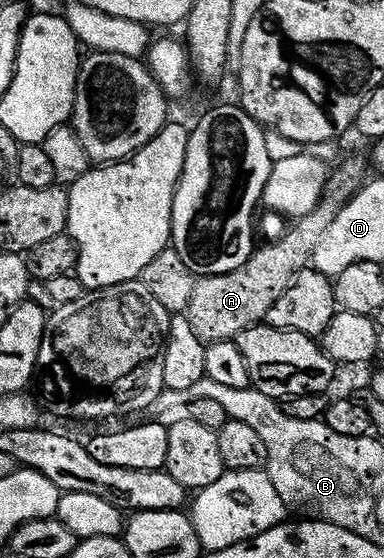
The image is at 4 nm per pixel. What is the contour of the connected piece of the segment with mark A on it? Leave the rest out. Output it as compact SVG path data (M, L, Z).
M350 156L335 172L333 169L329 173L326 191L319 204L308 214L297 217L291 223L294 225L279 240L274 240L263 248L262 245L255 247L246 262L236 270L228 270L228 274L212 274L195 279L192 299L184 314L188 322L192 322L192 330L196 330L196 338L200 338L205 345L221 340L234 340L240 330L248 330L248 326L265 321L268 306L272 306L272 302L276 302L276 298L280 298L280 294L288 290L298 271L310 264L324 230L332 226L332 218L336 218L342 205L354 195L360 181L367 175L364 160L363 164L360 157Z

